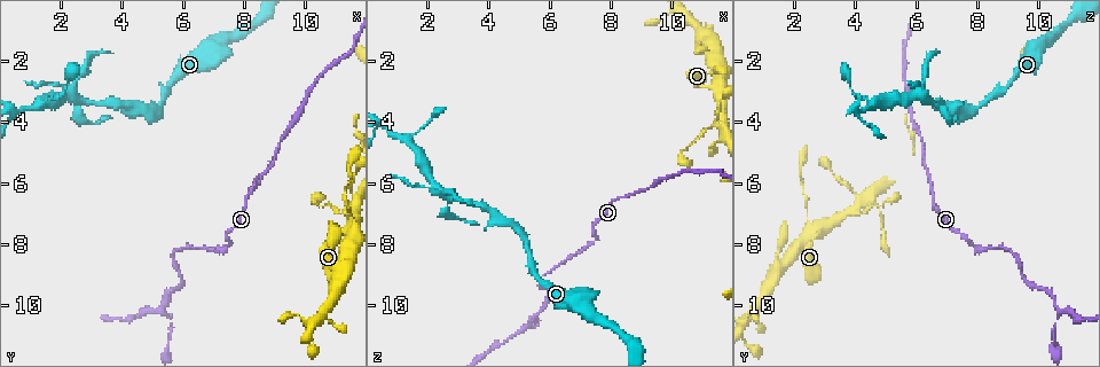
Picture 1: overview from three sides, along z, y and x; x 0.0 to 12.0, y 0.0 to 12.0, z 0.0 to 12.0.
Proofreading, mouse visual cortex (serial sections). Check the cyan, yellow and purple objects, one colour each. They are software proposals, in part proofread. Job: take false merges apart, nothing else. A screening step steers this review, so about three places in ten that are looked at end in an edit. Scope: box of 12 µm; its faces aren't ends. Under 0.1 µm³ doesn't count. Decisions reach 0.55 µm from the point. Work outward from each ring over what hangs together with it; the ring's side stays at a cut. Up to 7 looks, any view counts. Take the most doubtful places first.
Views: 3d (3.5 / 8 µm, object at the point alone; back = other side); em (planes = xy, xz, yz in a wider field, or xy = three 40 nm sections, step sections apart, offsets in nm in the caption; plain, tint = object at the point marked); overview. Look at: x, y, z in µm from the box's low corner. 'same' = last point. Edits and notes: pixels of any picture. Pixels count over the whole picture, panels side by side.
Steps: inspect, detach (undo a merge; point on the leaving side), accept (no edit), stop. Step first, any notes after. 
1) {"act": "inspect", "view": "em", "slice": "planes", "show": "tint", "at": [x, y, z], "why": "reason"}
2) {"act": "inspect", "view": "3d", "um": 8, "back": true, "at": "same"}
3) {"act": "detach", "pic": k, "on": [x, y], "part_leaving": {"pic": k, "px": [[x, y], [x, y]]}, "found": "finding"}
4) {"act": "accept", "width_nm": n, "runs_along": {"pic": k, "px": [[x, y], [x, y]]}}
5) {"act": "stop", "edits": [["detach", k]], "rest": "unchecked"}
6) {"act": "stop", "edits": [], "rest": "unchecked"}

{"act": "inspect", "view": "3d", "um": 3.5, "at": [2.1, 3.2, 6.0], "why": "narrows sharply"}

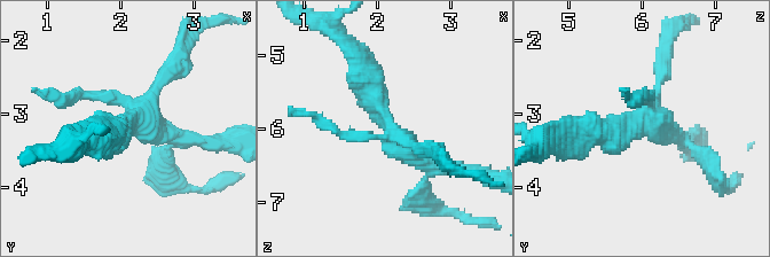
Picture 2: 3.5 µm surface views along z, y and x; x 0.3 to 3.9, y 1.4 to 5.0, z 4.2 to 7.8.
{"act": "inspect", "view": "em", "slice": "xy", "step": 1, "show": "tint", "at": [2.15, 3.15, 5.95]}

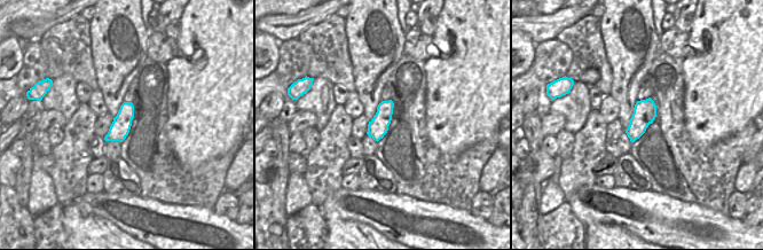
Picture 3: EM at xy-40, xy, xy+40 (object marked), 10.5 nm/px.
{"act": "inspect", "view": "em", "slice": "xy", "step": 3, "show": "tint", "at": "same", "why": "cut it another way"}

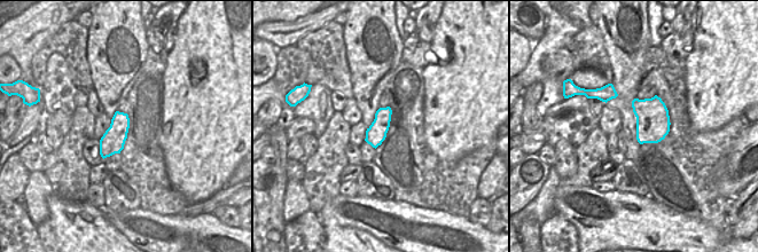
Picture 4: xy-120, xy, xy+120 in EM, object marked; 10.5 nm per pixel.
{"act": "accept", "runs_along": {"pic": 2, "px": [[444, 168], [394, 135], [362, 59]]}, "found": "continuous, no second cell"}

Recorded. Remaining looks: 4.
{"act": "inspect", "view": "3d", "um": 3.5, "at": [11.4, 7.5, 2.8], "why": "two arms in line, one across"}

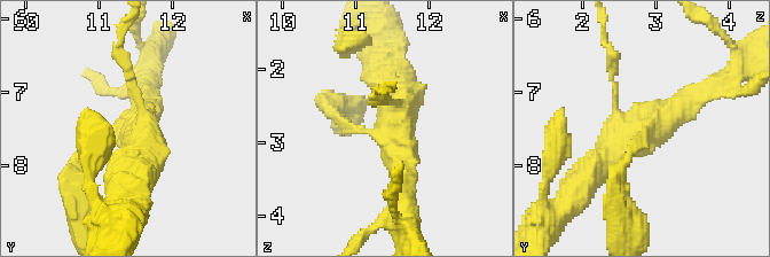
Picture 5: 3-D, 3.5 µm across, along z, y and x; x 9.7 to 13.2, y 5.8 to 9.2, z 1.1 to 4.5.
{"act": "inspect", "view": "em", "slice": "planes", "show": "tint", "at": [11.30, 7.55, 2.90]}

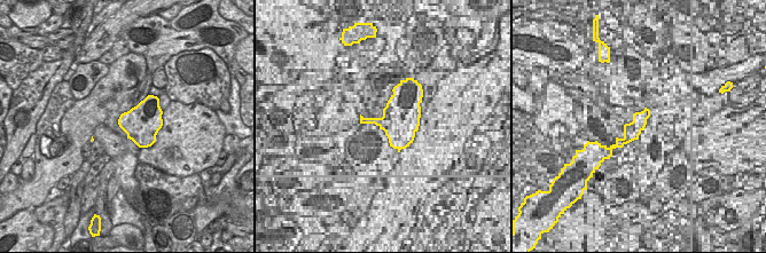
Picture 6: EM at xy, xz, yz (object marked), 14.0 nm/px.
{"act": "accept", "runs_along": {"pic": 5, "px": [[75, 171], [135, 174]]}, "found": "one cell here"}

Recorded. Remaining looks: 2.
{"act": "inspect", "view": "3d", "um": 8, "at": [7.3, 8.1, 7.9], "why": "abrupt turn"}

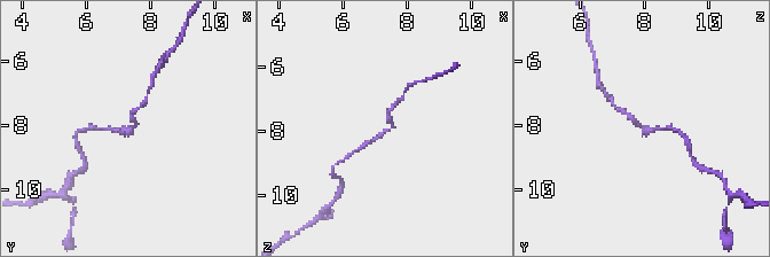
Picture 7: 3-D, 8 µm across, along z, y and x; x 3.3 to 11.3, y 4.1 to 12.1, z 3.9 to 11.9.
{"act": "inspect", "view": "3d", "um": 3.5, "at": [7.4, 8.2, 7.9]}

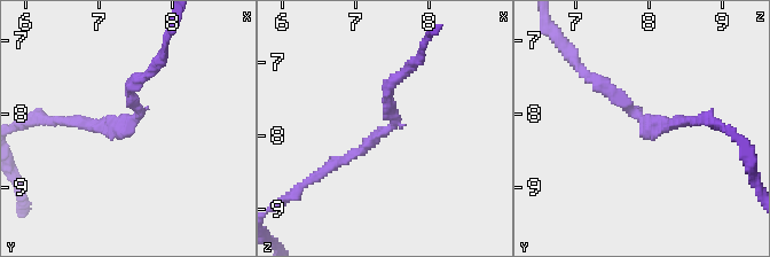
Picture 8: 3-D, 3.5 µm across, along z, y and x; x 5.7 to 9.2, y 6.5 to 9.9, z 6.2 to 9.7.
{"act": "accept", "arm_widths_nm": [150, 150], "runs_along": {"pic": 8, "px": [[393, 82], [397, 122], [322, 172]]}, "found": "continuous, no second cell"}

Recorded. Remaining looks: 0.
{"act": "stop", "edits": [], "rest": "unchecked"}

